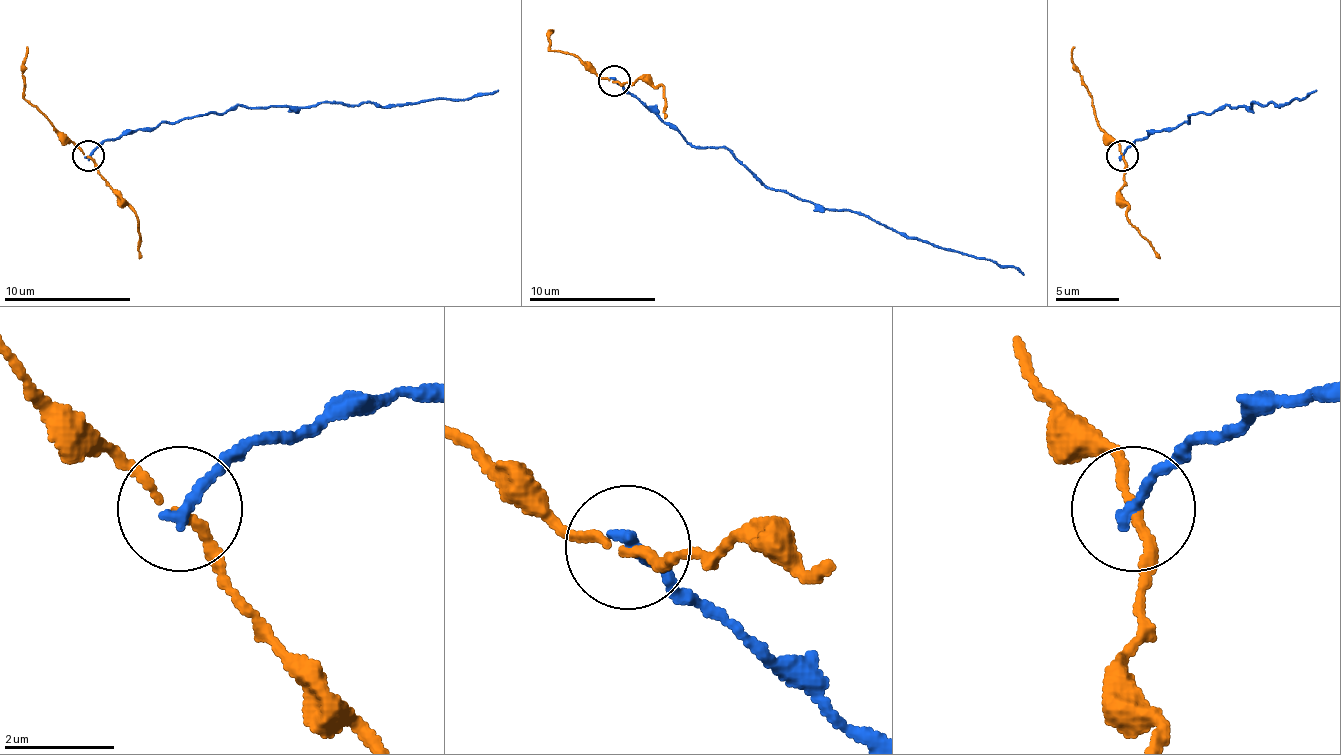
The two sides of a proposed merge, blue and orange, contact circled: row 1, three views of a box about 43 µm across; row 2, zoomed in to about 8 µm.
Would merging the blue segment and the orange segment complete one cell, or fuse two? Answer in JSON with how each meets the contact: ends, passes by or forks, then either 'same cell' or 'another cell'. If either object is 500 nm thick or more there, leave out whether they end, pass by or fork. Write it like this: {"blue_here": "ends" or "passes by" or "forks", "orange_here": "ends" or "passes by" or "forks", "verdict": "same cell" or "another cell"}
{"blue_here": "ends", "orange_here": "passes by", "verdict": "another cell"}

